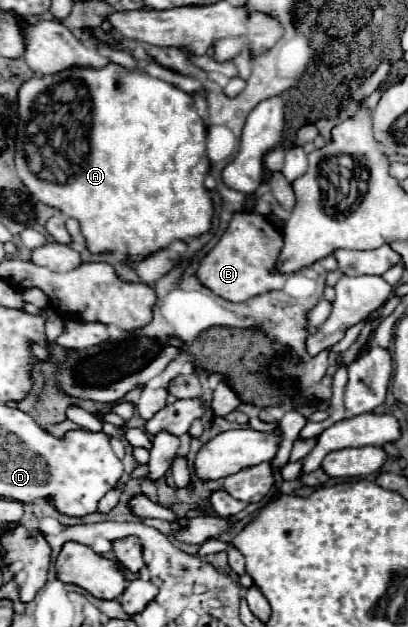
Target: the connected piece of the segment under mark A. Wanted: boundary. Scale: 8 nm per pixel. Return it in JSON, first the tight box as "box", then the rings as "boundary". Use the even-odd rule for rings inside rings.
{"box":[16,63,214,263],"boundary":[[[110,63],[104,69],[66,69],[56,75],[48,77],[34,77],[26,81],[20,91],[18,91],[18,113],[20,113],[20,123],[18,123],[18,137],[16,137],[16,171],[22,179],[22,183],[28,187],[32,197],[38,201],[56,207],[68,217],[74,217],[80,221],[82,235],[86,239],[86,249],[90,253],[104,253],[104,251],[118,251],[124,253],[126,263],[128,257],[144,257],[144,253],[152,253],[152,249],[164,249],[164,245],[170,245],[178,239],[192,239],[202,233],[206,233],[212,225],[214,217],[214,203],[210,199],[208,189],[204,187],[204,179],[210,169],[210,161],[206,157],[206,147],[202,149],[202,117],[194,109],[194,99],[192,95],[180,91],[178,87],[162,81],[162,79],[152,79],[144,71],[130,71],[120,65]],[[116,81],[122,85],[116,87]]]}

